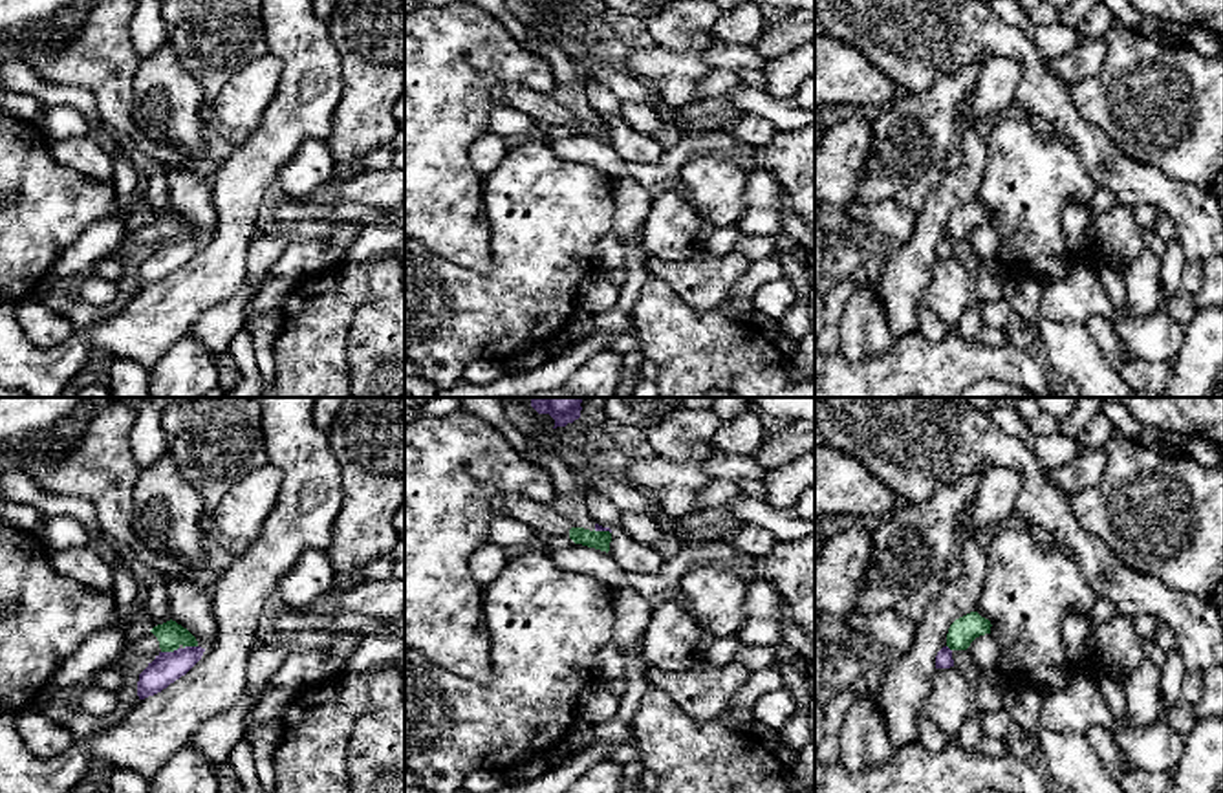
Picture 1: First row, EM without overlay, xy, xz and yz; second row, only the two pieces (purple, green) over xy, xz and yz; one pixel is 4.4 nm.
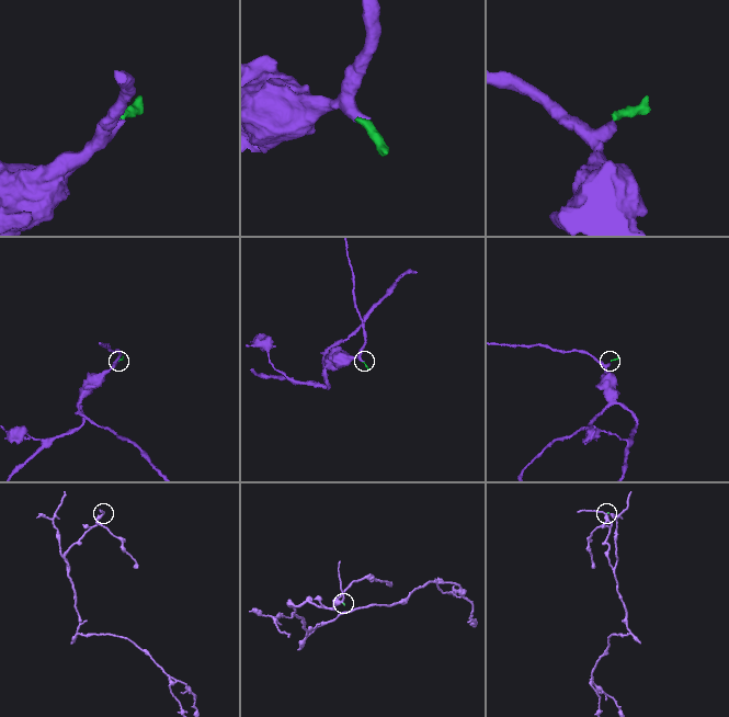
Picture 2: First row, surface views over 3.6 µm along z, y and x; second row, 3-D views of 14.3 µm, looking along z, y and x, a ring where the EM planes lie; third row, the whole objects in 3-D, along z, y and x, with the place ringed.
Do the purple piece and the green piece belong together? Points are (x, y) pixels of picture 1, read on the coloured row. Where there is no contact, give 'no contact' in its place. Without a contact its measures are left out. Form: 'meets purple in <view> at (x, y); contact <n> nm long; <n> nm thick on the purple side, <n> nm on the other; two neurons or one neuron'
meets purple in xy at (169, 652); contact 80 nm long; 140 nm thick on the purple side, 120 nm on the other; two neurons

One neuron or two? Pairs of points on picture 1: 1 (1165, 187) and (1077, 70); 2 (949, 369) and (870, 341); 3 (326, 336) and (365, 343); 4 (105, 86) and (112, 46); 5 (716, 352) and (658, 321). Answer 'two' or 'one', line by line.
1: two
2: two
3: two
4: one
5: one

